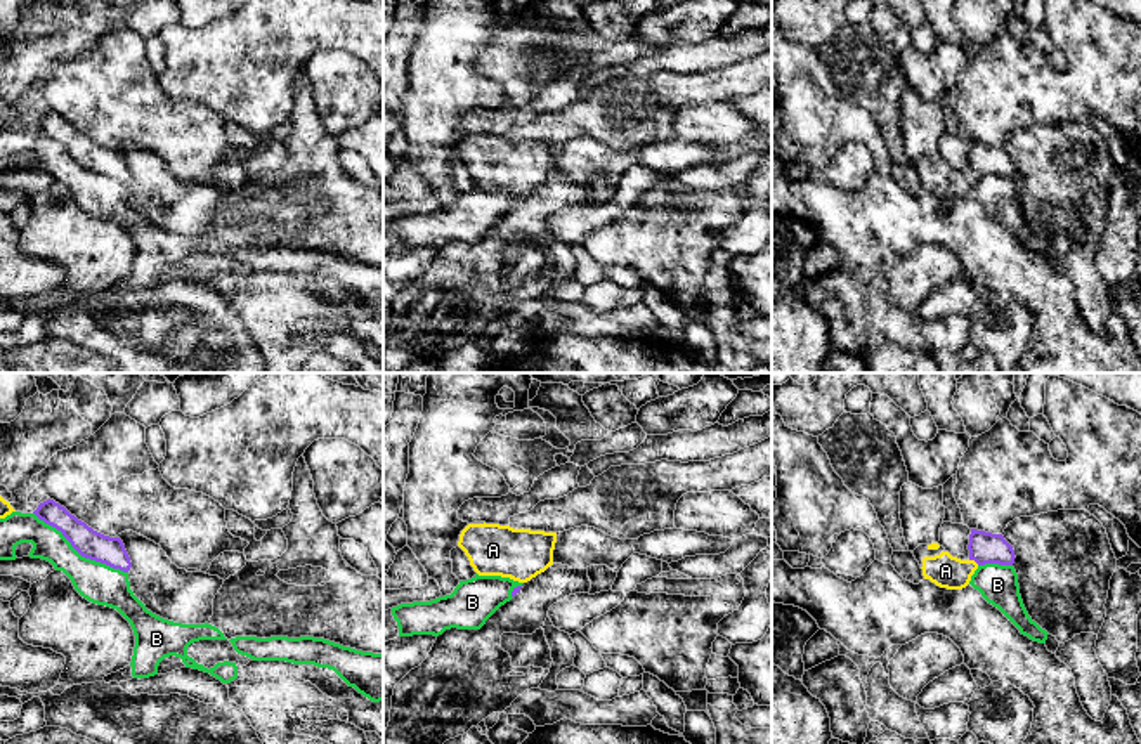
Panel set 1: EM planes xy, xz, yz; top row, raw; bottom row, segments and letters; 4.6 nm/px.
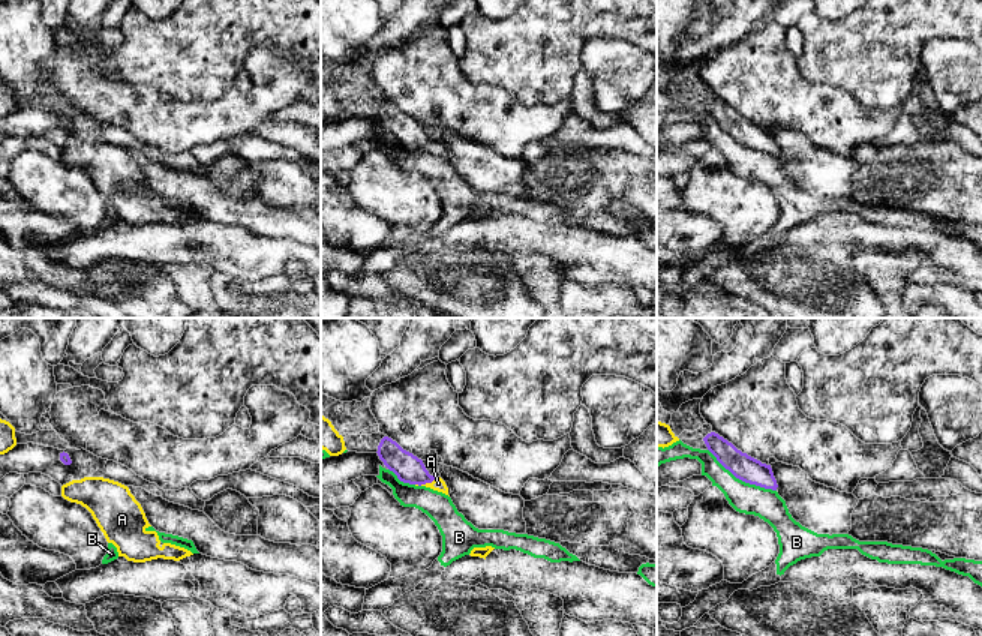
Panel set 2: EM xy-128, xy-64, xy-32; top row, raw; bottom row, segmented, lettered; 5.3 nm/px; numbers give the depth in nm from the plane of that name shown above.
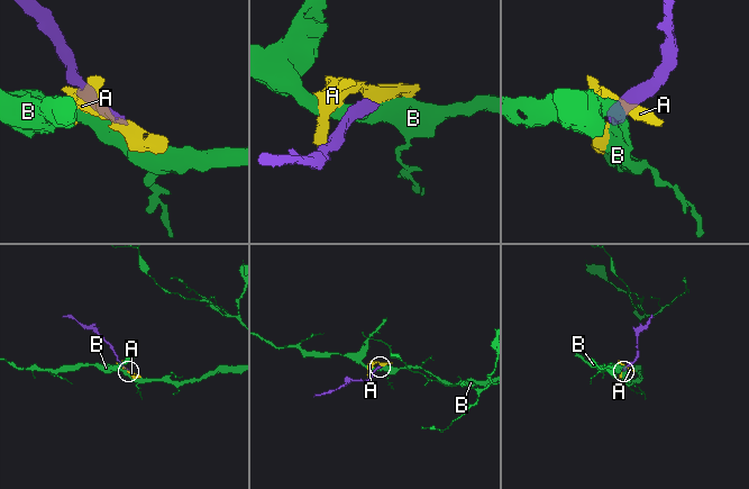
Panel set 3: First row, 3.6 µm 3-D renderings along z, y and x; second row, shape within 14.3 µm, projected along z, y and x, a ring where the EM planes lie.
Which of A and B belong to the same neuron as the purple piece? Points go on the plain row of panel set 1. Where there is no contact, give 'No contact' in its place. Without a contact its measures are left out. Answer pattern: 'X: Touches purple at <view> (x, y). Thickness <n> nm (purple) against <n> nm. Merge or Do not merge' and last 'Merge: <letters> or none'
A: Touches purple at yz (975, 172). Thickness 140 nm (purple) against 160 nm. Merge
B: Touches purple at xy (80, 165). Thickness 140 nm (purple) against 190 nm. Do not merge
Merge: A

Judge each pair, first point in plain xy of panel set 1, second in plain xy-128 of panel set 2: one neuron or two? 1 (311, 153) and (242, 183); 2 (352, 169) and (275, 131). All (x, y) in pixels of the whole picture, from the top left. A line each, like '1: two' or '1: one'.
1: one
2: one

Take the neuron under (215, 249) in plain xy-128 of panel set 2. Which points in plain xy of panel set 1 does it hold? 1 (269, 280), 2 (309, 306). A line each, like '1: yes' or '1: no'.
1: yes
2: no

